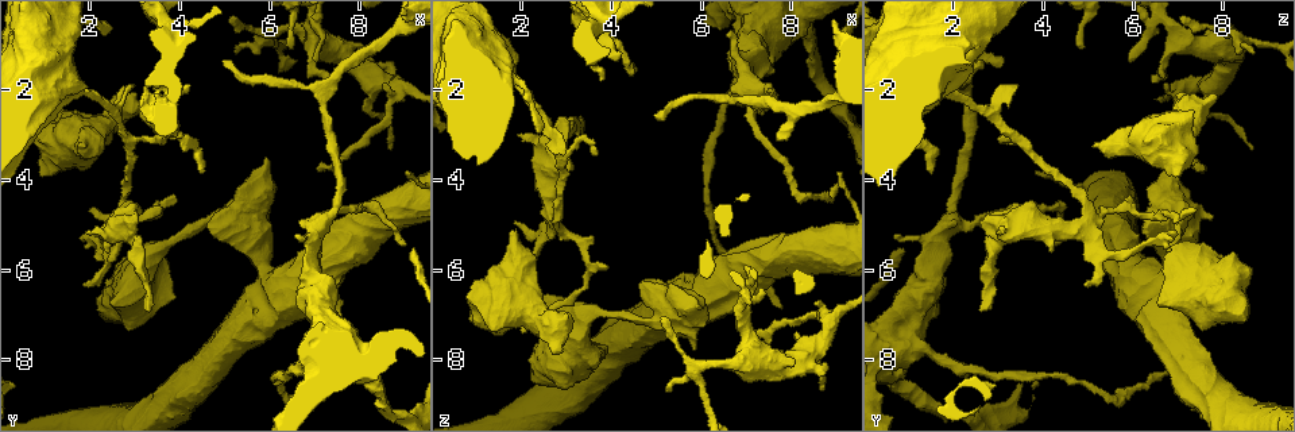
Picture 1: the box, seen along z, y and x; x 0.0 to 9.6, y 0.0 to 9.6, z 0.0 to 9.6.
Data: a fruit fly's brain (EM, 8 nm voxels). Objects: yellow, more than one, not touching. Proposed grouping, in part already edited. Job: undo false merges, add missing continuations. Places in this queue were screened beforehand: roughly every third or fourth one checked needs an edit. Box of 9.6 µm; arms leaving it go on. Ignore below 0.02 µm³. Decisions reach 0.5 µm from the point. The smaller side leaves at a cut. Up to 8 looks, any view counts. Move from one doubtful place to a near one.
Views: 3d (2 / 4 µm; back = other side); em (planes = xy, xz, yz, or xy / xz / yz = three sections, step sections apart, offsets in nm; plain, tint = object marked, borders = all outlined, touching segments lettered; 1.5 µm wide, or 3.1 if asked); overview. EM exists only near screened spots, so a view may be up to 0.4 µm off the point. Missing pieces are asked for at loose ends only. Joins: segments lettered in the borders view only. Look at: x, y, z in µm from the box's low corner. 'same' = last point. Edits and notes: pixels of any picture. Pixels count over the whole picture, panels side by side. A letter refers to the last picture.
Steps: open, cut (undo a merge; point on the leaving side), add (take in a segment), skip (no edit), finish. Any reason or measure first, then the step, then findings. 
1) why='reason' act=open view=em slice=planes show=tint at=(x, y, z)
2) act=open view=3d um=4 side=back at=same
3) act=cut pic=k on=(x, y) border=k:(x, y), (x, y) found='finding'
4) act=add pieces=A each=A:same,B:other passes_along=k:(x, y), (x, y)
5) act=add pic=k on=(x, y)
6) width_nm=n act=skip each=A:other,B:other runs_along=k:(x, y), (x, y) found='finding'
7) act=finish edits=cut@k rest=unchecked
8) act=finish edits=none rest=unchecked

why='tapers out' act=open view=3d um=2 at=(9.05, 5.45, 4.05)

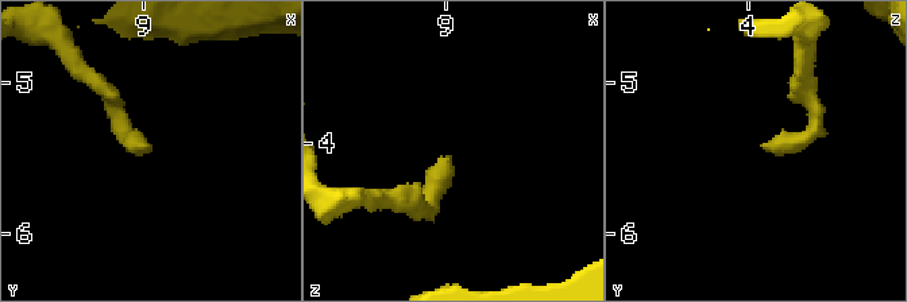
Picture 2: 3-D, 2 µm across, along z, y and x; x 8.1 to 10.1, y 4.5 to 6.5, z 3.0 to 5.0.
act=open view=em slice=planes show=borders at=(9.00, 5.46, 4.12)

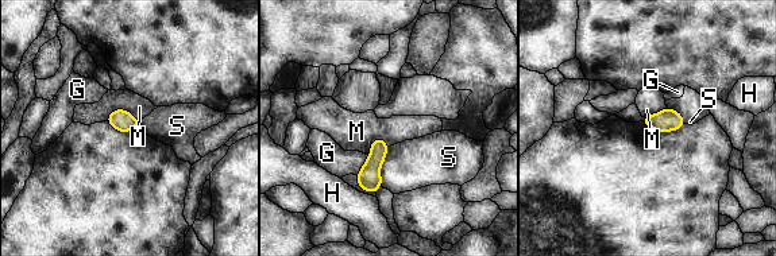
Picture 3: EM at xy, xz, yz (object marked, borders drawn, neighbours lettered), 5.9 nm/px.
act=skip each=G:other,H:other,M:other,S:other border=3:(105, 119), (126, 109), (138, 120) found='none of them fits'

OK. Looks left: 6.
why='thick end' act=open view=3d um=4 at=(5.30, 4.20, 6.25)

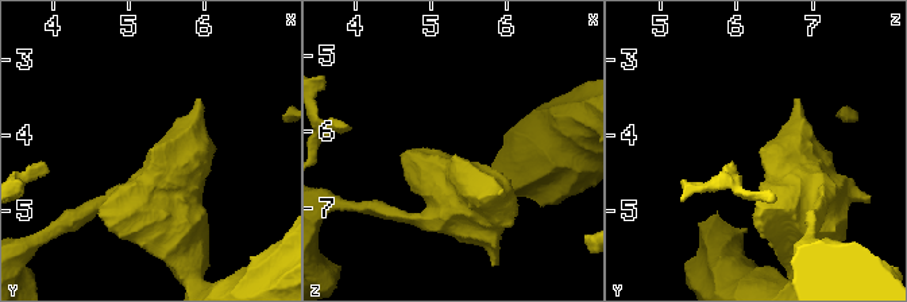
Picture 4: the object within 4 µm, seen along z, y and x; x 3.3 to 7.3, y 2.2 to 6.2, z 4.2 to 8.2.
act=open view=em slice=yz step=4 show=borders at=(5.30, 4.20, 6.35)

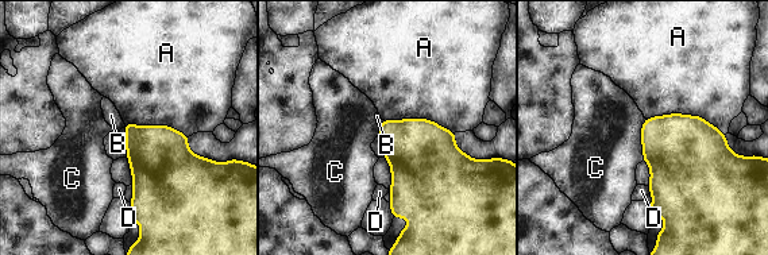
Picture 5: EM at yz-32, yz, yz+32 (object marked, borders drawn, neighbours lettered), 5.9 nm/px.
why='another direction' act=open view=em slice=xz step=8 show=borders at=same

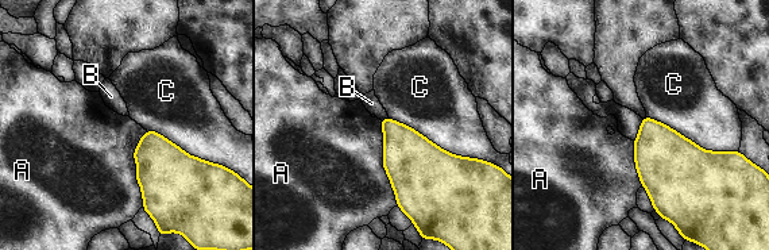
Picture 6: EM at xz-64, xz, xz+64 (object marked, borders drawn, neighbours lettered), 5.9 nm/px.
act=skip each=A:other,B:other,C:other border=6:(379, 120), (383, 169), (397, 204) found='none of them fits'

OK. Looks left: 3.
act=open view=em slice=xz step=8 show=tint at=(6.50, 5.25, 0.70)

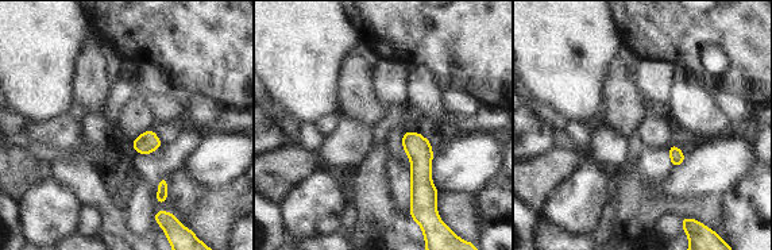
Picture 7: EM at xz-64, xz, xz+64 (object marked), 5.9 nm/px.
why='another direction' act=open view=em slice=planes show=borders at=same

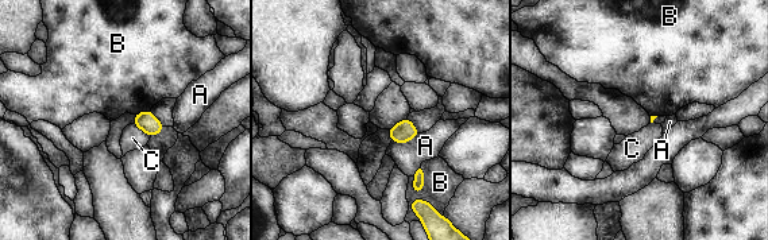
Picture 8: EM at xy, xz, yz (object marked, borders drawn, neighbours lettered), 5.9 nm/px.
longest_contact=B:180nm act=skip each=A:other,B:other,C:other border=8:(421, 163), (423, 189), (419, 193) found='no lettered segment goes on from it'

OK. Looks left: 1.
act=finish edits=none rest=unchecked

